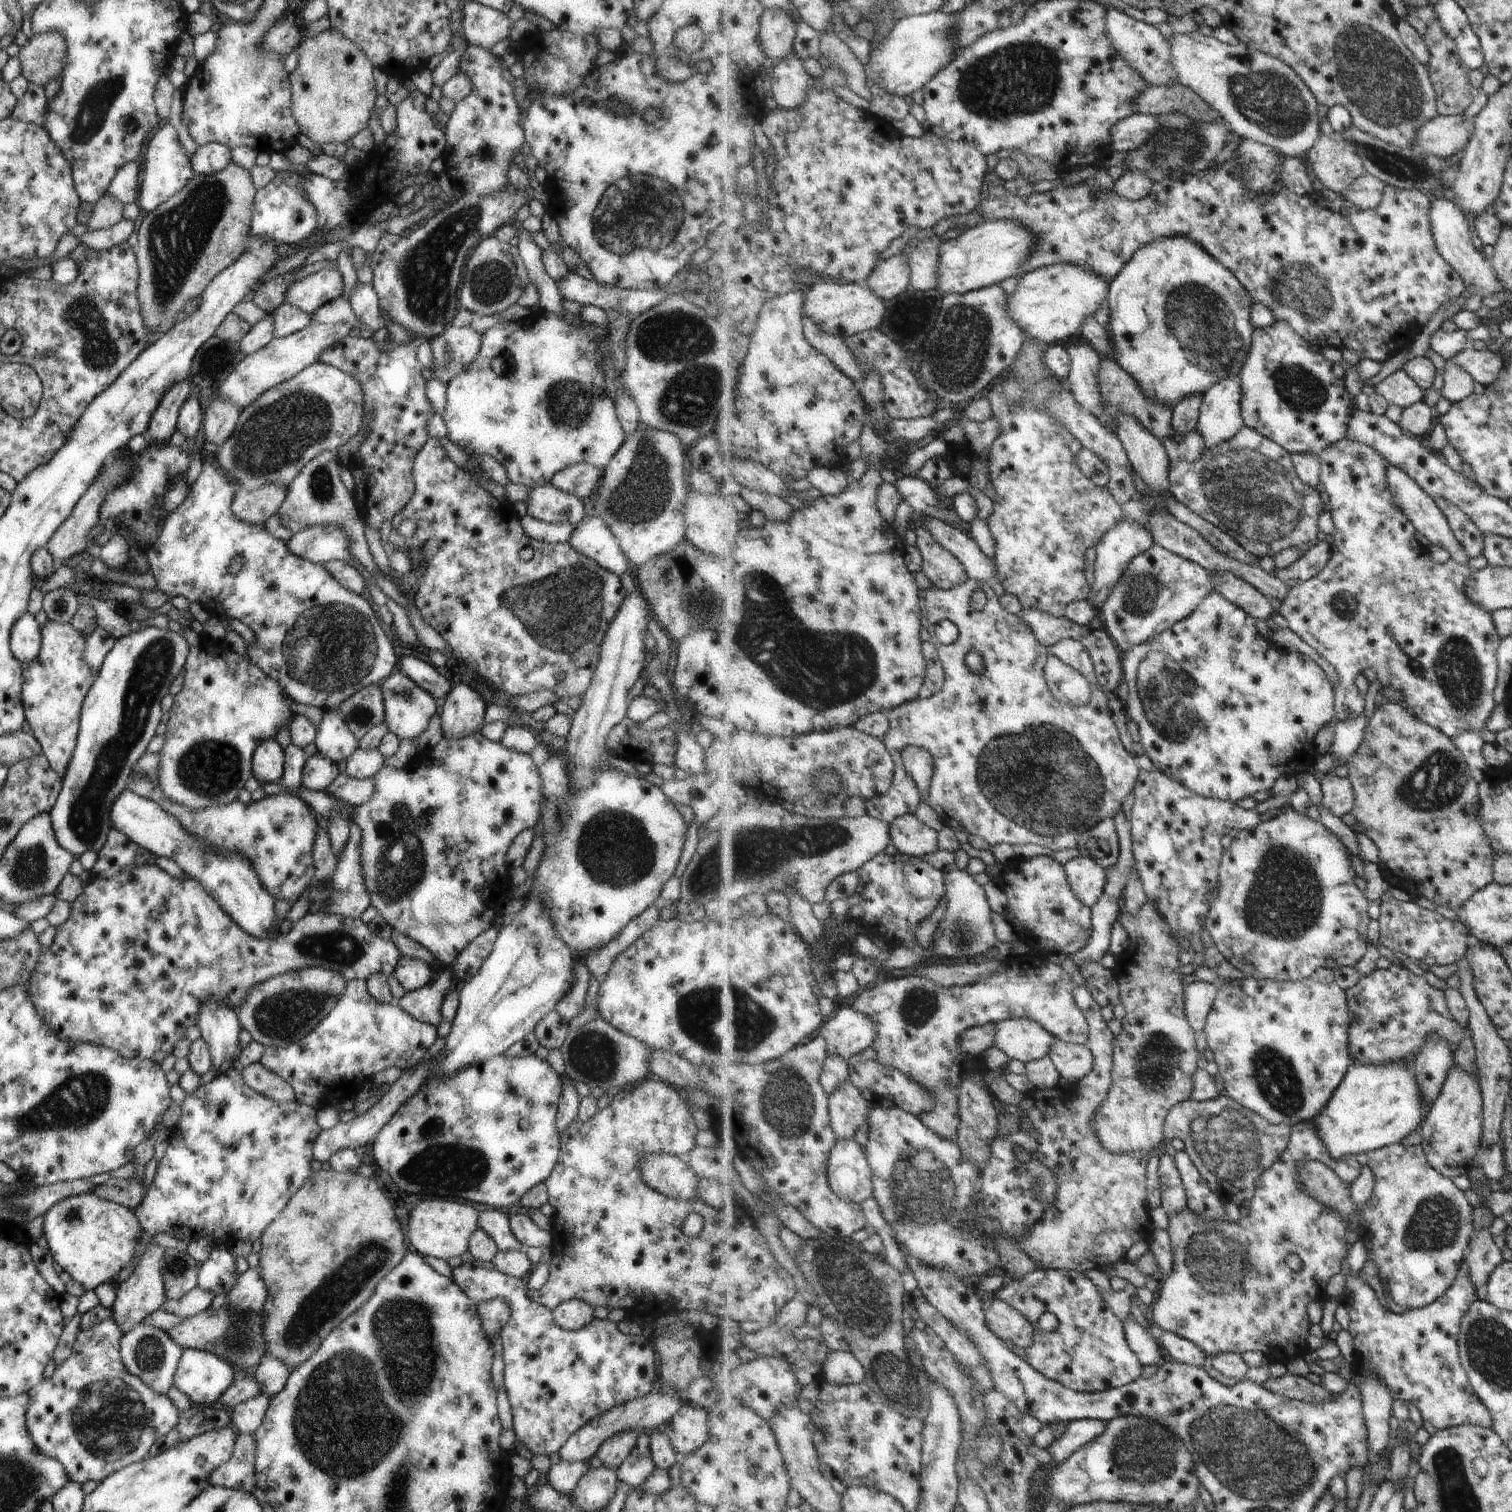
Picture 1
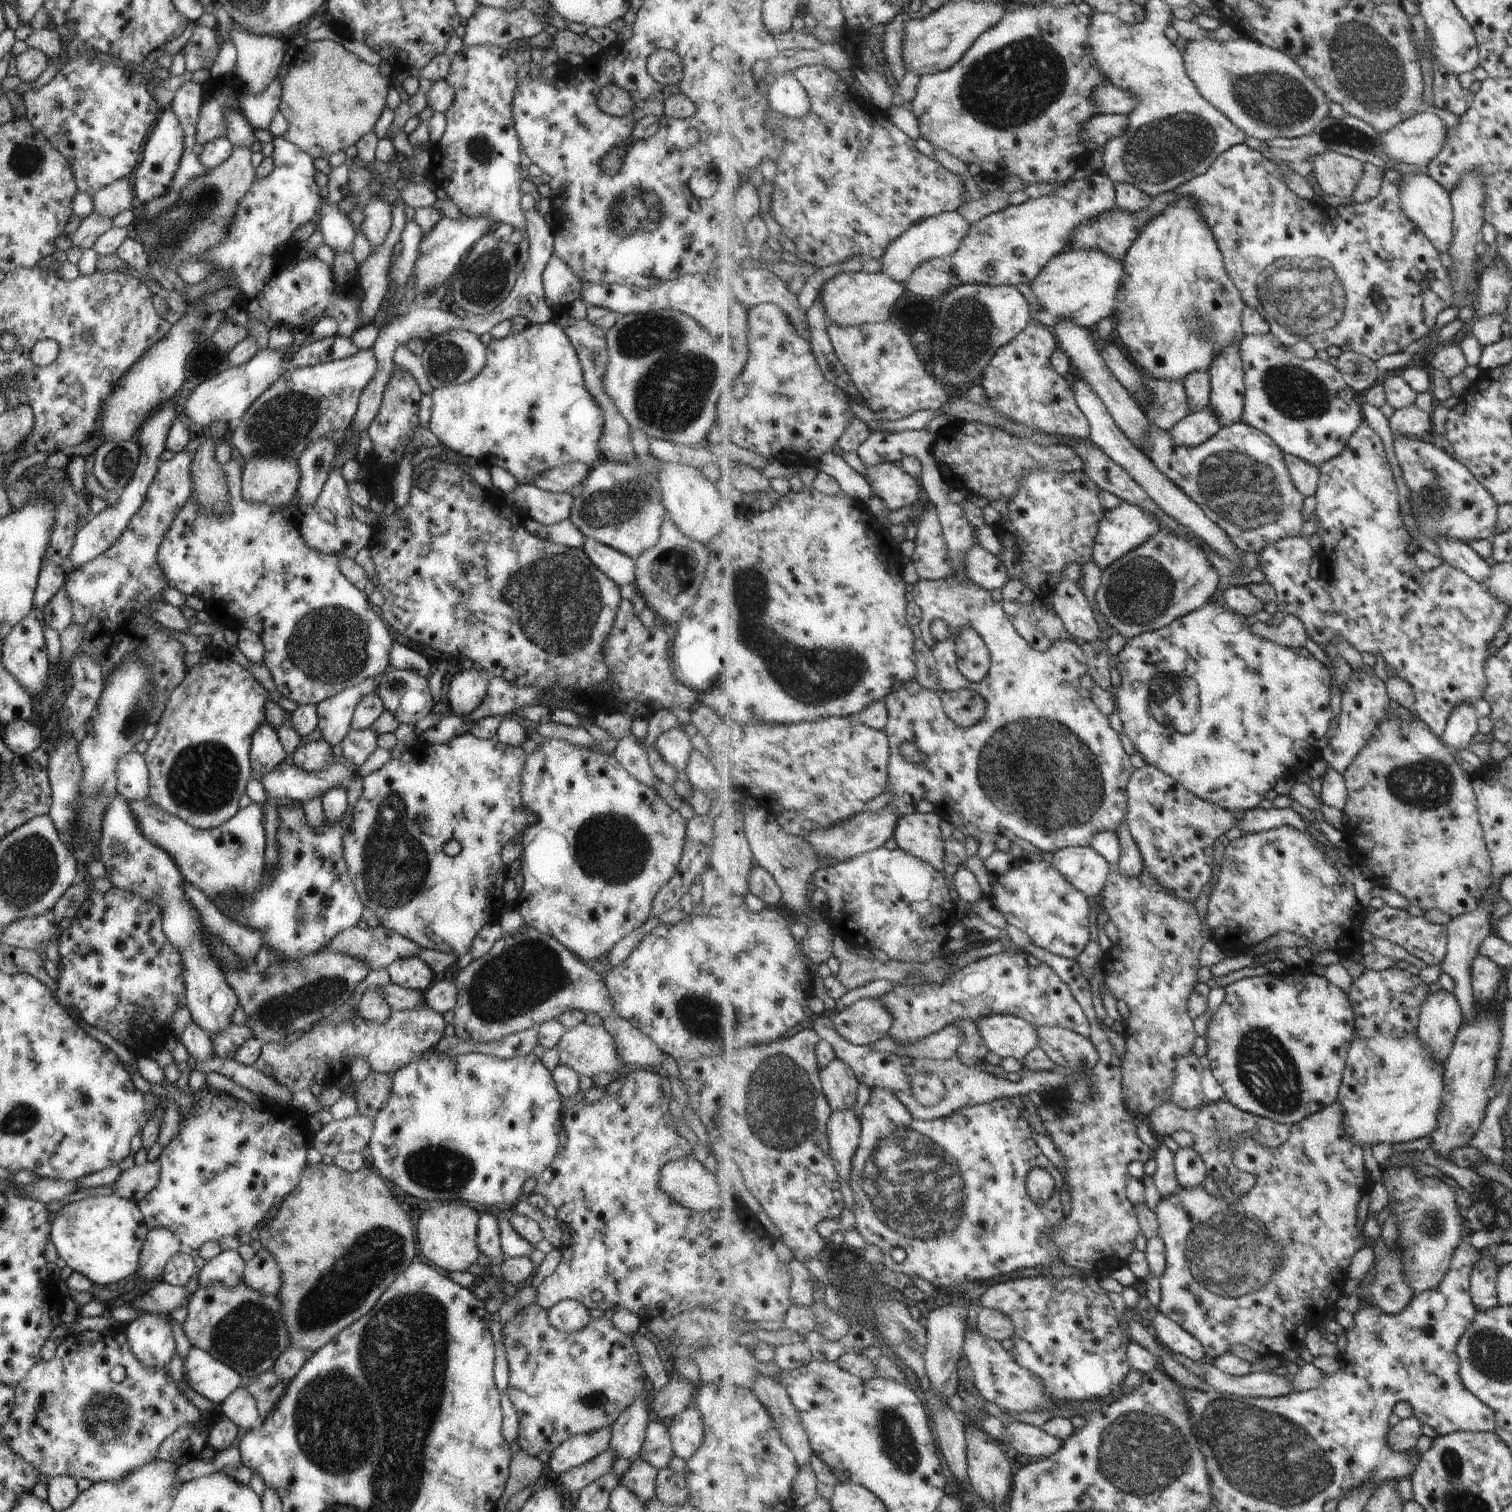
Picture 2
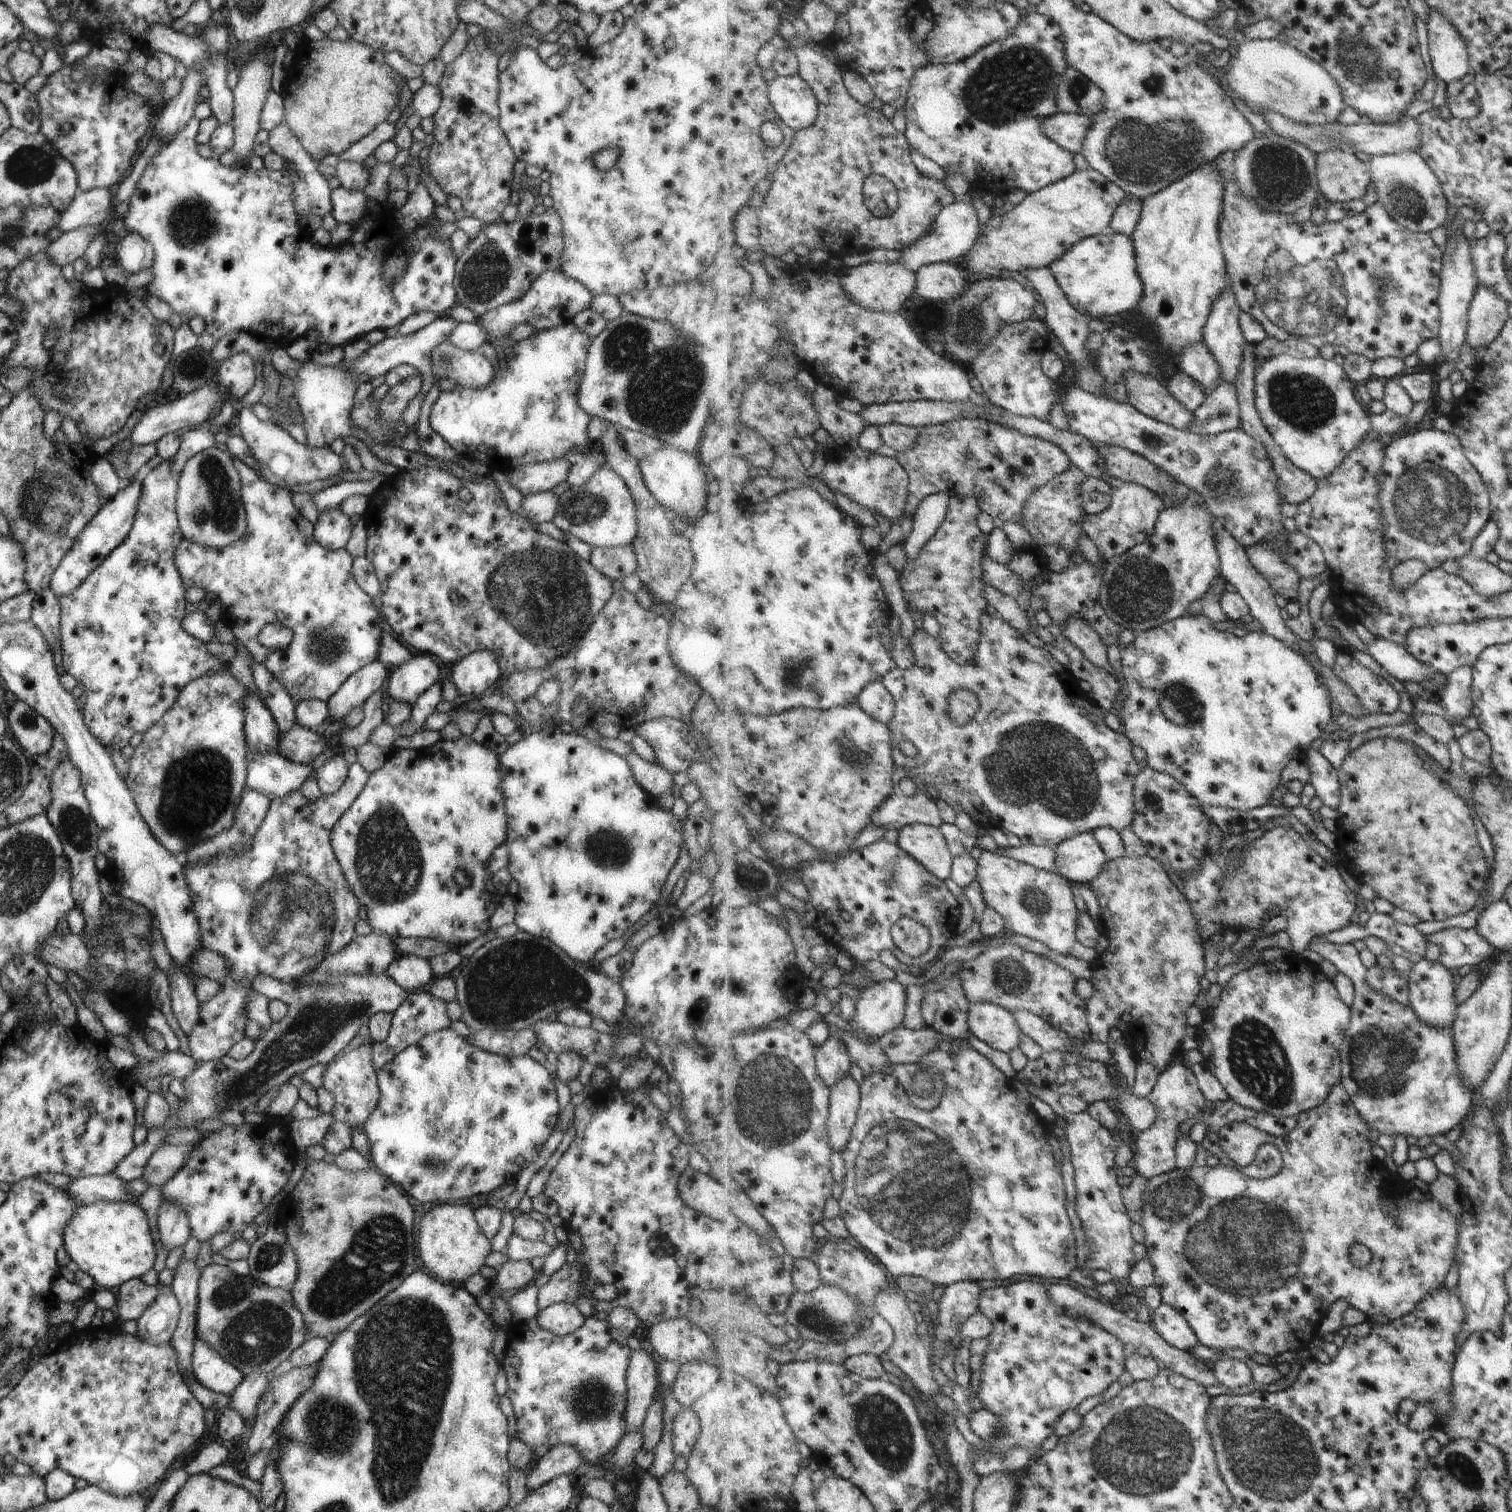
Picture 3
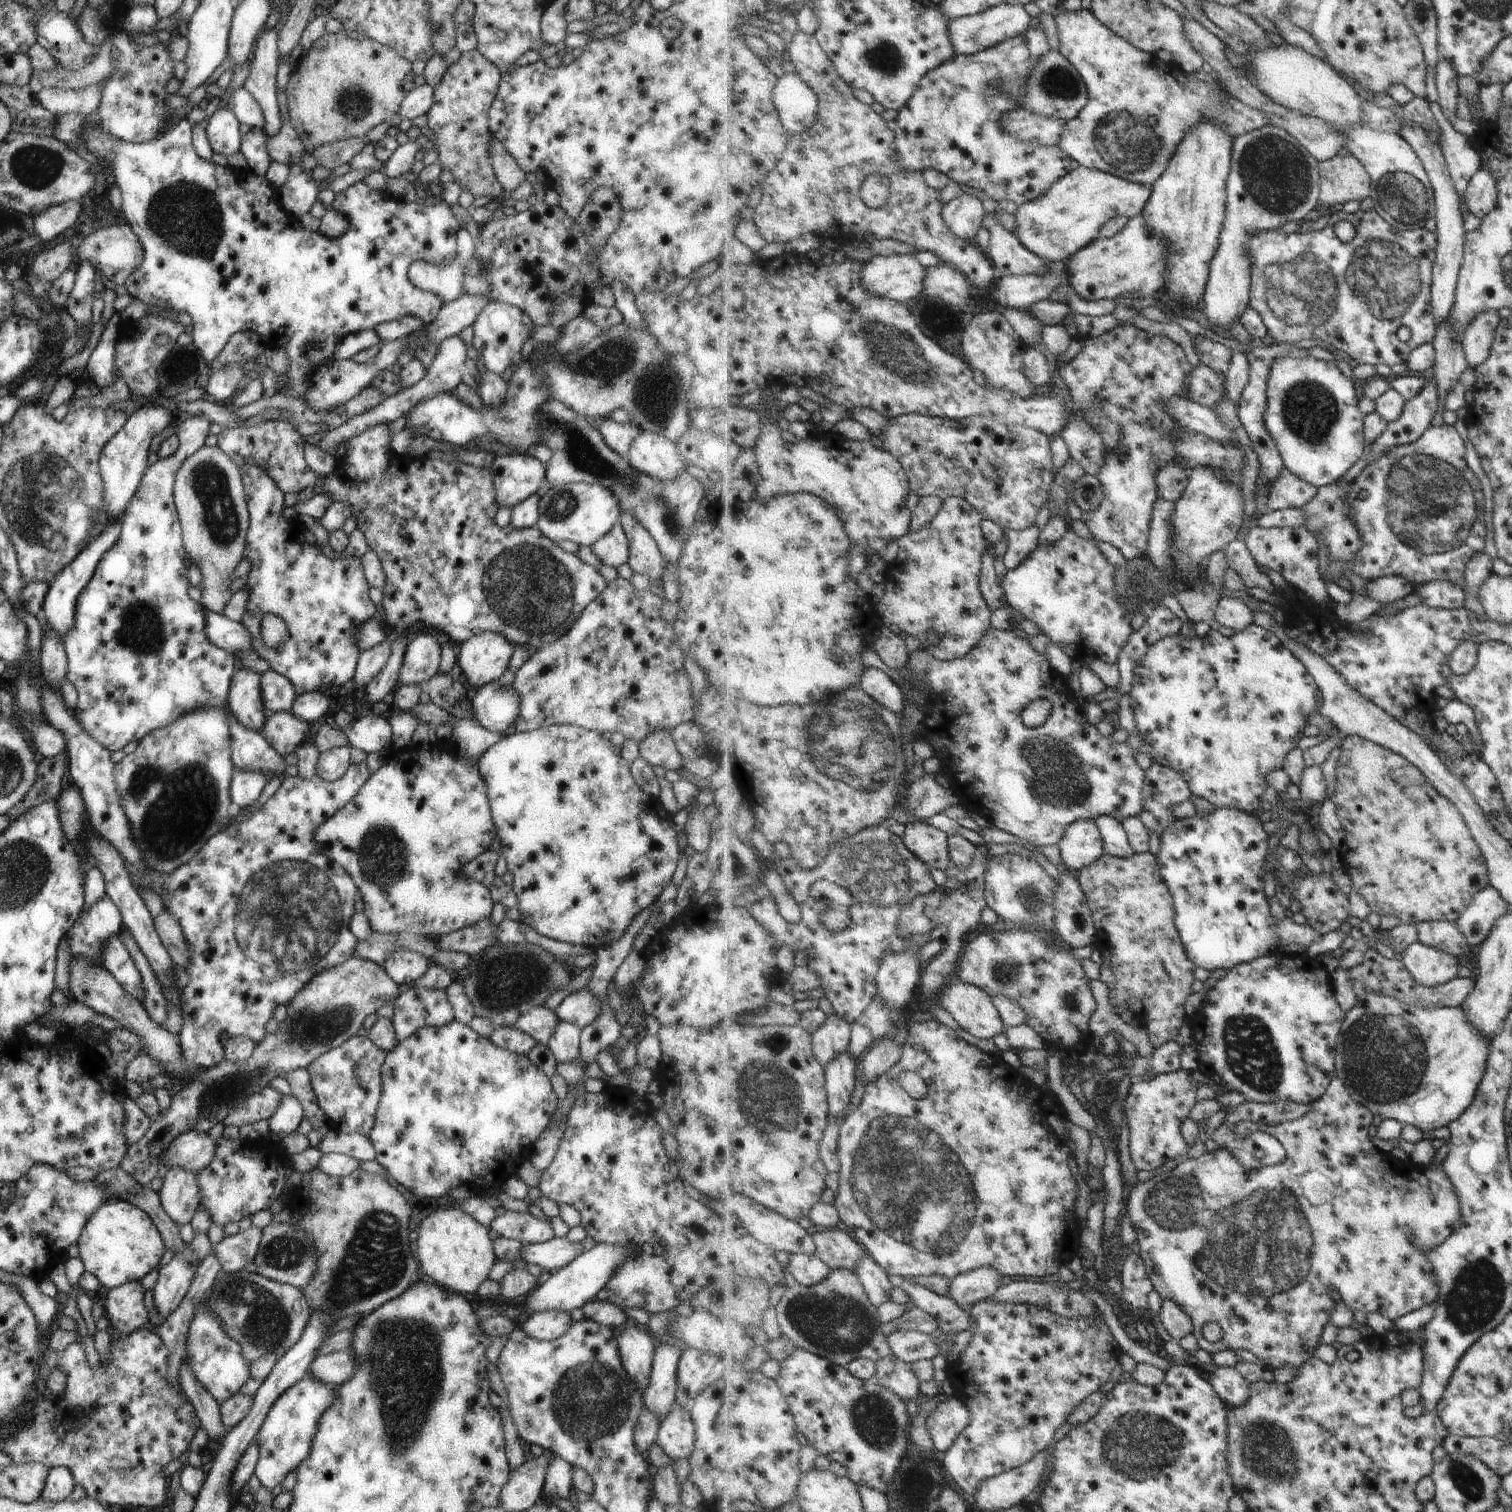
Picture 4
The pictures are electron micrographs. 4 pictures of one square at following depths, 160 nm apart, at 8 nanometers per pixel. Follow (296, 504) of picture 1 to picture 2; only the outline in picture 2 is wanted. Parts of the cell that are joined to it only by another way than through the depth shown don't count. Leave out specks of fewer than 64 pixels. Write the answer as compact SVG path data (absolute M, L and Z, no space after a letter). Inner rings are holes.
M315 438L298 456L297 464L301 480L294 496L297 496L297 504L304 511L301 515L310 510L315 498L319 497L331 469L331 460L338 448L339 444L327 438Z

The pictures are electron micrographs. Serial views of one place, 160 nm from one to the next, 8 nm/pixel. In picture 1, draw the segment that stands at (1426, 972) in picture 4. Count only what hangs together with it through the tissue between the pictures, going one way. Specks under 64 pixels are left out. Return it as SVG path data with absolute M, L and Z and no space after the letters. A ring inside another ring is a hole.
M1431 1034L1427 1038L1425 1048L1413 1061L1417 1082L1421 1084L1421 1094L1427 1102L1427 1110L1429 1111L1431 1111L1433 1102L1441 1095L1449 1070L1455 1064L1453 1048L1447 1042L1449 1040L1445 1040L1439 1034Z

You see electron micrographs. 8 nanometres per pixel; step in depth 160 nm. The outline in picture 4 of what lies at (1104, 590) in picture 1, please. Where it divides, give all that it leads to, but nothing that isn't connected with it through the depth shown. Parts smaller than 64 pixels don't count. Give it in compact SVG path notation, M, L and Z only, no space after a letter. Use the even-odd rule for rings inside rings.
M1129 321L1126 323L1119 324L1113 330L1096 338L1081 337L1084 350L1067 365L1061 365L1061 374L1076 410L1085 414L1085 420L1103 438L1103 444L1107 446L1105 466L1097 476L1103 486L1105 500L1097 510L1082 512L1081 521L1088 527L1095 540L1114 545L1124 558L1129 560L1143 557L1148 552L1153 504L1160 500L1157 470L1166 465L1181 464L1180 467L1187 471L1185 460L1177 454L1173 446L1173 438L1175 436L1179 438L1179 432L1188 430L1177 420L1171 419L1169 412L1164 410L1164 402L1175 396L1187 396L1188 378L1194 368L1189 364L1185 350L1173 340L1138 330ZM1095 399L1100 399L1102 403L1096 405Z

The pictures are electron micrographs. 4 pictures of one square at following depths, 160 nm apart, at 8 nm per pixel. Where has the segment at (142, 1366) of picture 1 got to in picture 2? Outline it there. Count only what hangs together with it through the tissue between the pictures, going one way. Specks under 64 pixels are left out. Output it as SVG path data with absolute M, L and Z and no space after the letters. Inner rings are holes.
M163 1312L139 1314L123 1329L129 1350L143 1366L167 1368L176 1353L169 1317Z

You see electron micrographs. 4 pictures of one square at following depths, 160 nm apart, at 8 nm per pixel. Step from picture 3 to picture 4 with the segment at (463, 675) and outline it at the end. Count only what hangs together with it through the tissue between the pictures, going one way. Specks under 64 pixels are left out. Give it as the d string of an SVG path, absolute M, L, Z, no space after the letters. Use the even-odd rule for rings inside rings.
M483 630L479 634L469 636L467 641L459 647L459 653L456 655L457 666L461 669L461 673L465 675L467 682L473 686L473 689L476 689L487 682L491 682L491 680L498 680L501 677L503 670L507 668L514 646L499 632Z

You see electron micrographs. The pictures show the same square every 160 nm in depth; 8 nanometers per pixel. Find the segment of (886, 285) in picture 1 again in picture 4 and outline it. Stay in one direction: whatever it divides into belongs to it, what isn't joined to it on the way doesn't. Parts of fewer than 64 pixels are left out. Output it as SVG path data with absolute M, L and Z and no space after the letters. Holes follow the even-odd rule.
M961 192L957 198L945 204L943 211L940 212L949 230L963 240L975 243L975 236L979 228L983 227L983 222L987 217L983 202L968 193Z

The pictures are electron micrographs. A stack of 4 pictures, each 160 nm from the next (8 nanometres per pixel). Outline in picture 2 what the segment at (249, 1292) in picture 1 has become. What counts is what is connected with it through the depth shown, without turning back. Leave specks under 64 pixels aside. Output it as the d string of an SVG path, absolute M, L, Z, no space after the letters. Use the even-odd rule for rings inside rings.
M259 1248L254 1258L245 1261L243 1284L259 1294L276 1295L281 1286L281 1270L267 1248Z

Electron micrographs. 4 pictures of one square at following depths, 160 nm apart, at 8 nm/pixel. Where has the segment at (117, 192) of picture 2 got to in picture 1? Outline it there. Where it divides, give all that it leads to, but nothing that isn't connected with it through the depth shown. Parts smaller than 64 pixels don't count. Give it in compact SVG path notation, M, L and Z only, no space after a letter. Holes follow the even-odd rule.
M131 160L123 164L111 178L105 194L121 202L123 206L134 203L137 199L137 174L139 174L139 160Z

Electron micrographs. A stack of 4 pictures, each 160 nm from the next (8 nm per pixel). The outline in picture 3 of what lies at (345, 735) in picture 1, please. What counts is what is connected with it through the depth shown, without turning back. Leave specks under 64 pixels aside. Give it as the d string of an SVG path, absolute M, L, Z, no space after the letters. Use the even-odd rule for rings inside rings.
M377 660L359 668L326 701L328 716L341 720L351 708L361 707L371 692L384 687L388 674L389 669Z

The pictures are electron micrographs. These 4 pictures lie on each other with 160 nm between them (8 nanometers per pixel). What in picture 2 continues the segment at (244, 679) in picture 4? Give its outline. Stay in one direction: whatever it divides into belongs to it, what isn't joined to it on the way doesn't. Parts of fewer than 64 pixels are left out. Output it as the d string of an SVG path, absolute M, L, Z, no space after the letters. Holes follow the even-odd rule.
M261 722L251 734L250 779L259 781L263 774L271 772L285 758L286 753L279 743L275 728L266 722Z

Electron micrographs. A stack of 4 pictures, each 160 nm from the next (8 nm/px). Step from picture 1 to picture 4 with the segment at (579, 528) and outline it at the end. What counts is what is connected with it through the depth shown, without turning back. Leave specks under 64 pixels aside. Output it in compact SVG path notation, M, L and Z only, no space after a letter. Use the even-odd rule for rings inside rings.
M617 522L588 548L601 560L603 565L615 569L619 564L627 563L628 541L622 532L622 527Z

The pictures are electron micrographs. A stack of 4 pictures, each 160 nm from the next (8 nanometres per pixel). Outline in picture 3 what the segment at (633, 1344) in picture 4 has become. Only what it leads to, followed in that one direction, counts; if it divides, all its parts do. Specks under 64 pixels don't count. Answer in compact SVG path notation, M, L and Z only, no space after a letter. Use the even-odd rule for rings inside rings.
M643 1348L630 1350L629 1363L625 1370L627 1400L625 1402L625 1431L637 1430L643 1423L647 1406L657 1389L656 1357Z

